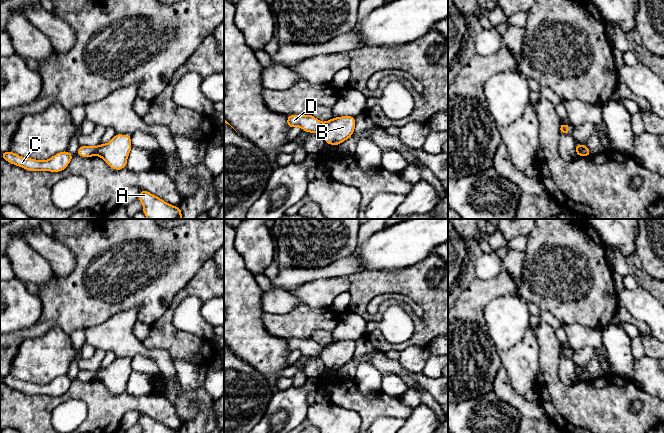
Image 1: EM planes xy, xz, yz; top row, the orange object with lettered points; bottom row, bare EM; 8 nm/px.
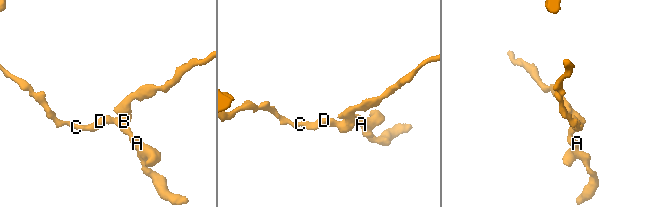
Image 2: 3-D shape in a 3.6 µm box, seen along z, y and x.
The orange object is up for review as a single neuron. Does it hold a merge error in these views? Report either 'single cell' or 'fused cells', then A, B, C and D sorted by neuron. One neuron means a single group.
fused cells | A B / C D

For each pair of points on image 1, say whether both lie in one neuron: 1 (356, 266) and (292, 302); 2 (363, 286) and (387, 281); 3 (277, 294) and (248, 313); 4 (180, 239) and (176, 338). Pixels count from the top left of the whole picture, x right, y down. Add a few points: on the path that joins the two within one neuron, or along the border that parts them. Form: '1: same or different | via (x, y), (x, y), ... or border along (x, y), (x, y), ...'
1: different | border along (273, 288), (283, 288), (291, 292)
2: same | via (369, 284), (381, 282)
3: different | border along (262, 291), (261, 308), (265, 312)
4: different | border along (194, 275), (175, 295), (165, 312)

